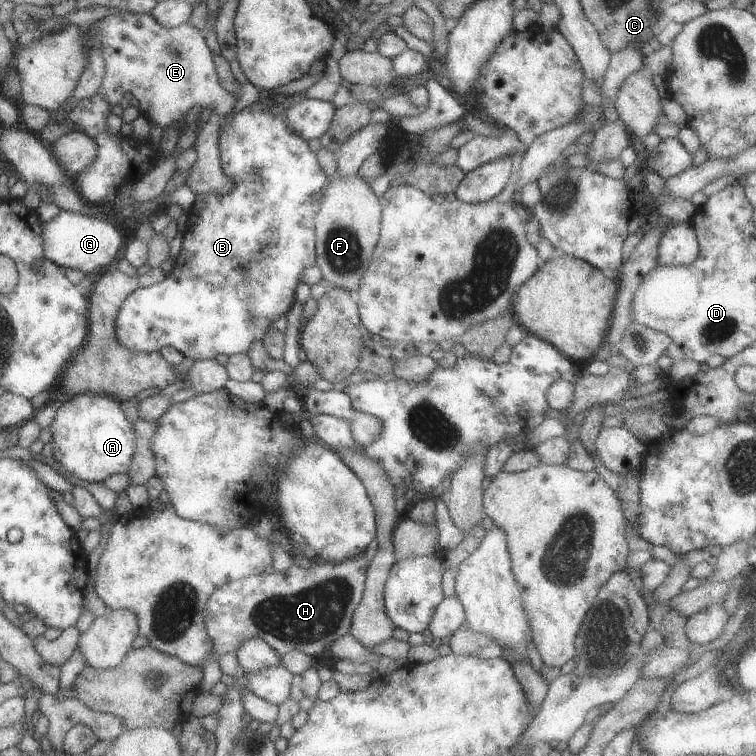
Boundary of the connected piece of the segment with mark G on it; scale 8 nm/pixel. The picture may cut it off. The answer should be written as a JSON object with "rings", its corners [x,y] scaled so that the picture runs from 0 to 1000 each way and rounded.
{"rings":[[[82,278],[70,291],[57,296],[57,317],[57,336],[63,345],[85,356],[103,357],[111,364],[142,353],[161,328],[161,312],[140,290]]]}

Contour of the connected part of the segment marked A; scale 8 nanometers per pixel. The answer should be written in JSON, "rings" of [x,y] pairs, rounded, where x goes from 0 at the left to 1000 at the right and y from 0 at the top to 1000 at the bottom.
{"rings":[[[107,520],[79,536],[66,567],[70,604],[85,623],[124,639],[135,639],[146,630],[172,623],[180,574],[176,558],[167,553],[160,533],[161,529],[148,522]]]}

